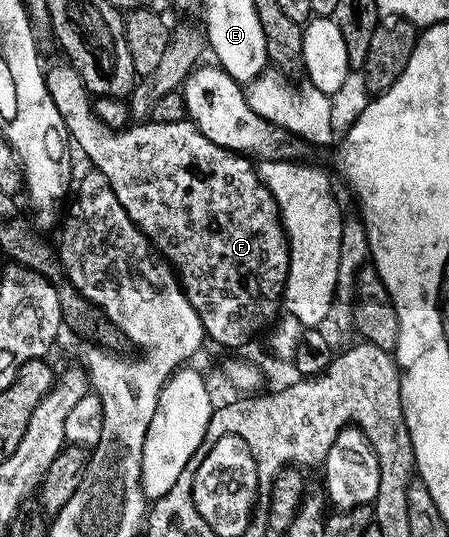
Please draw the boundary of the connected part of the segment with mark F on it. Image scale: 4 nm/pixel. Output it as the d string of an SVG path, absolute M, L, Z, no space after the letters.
M69 62L62 63L48 67L45 75L47 89L65 122L68 137L79 143L91 163L88 165L105 174L113 194L117 194L117 202L125 206L125 214L129 214L151 247L175 269L183 292L201 318L206 339L223 348L239 348L249 343L280 315L289 268L287 234L279 218L279 207L267 185L259 179L252 161L209 142L188 119L169 122L159 118L156 124L135 122L122 131L110 129L94 112L92 93L83 85L79 71Z

